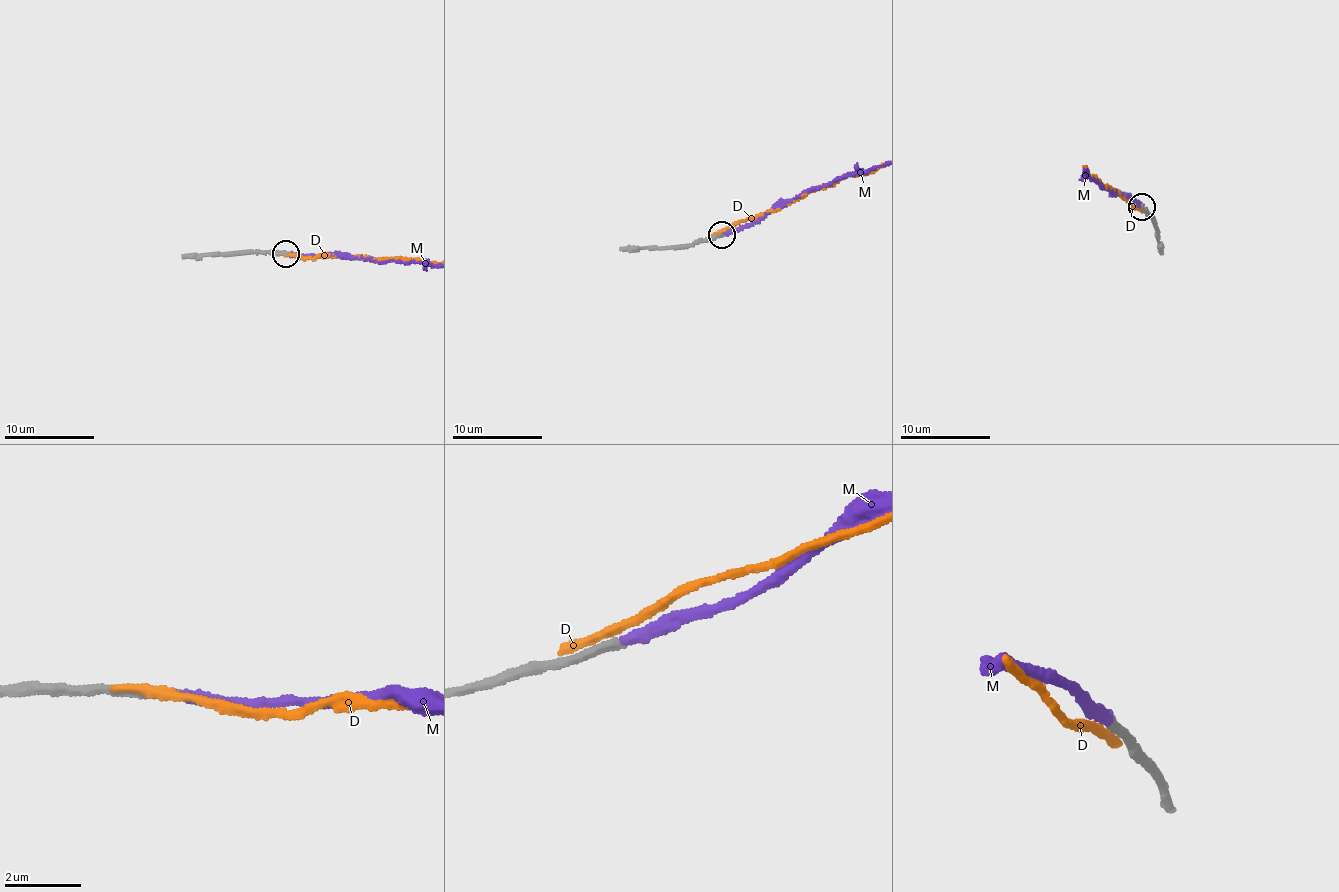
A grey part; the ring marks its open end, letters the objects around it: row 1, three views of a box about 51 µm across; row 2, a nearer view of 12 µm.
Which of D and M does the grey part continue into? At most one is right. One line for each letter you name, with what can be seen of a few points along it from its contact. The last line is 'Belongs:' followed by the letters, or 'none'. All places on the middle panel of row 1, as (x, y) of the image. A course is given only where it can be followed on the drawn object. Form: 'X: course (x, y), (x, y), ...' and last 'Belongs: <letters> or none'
Belongs: M

